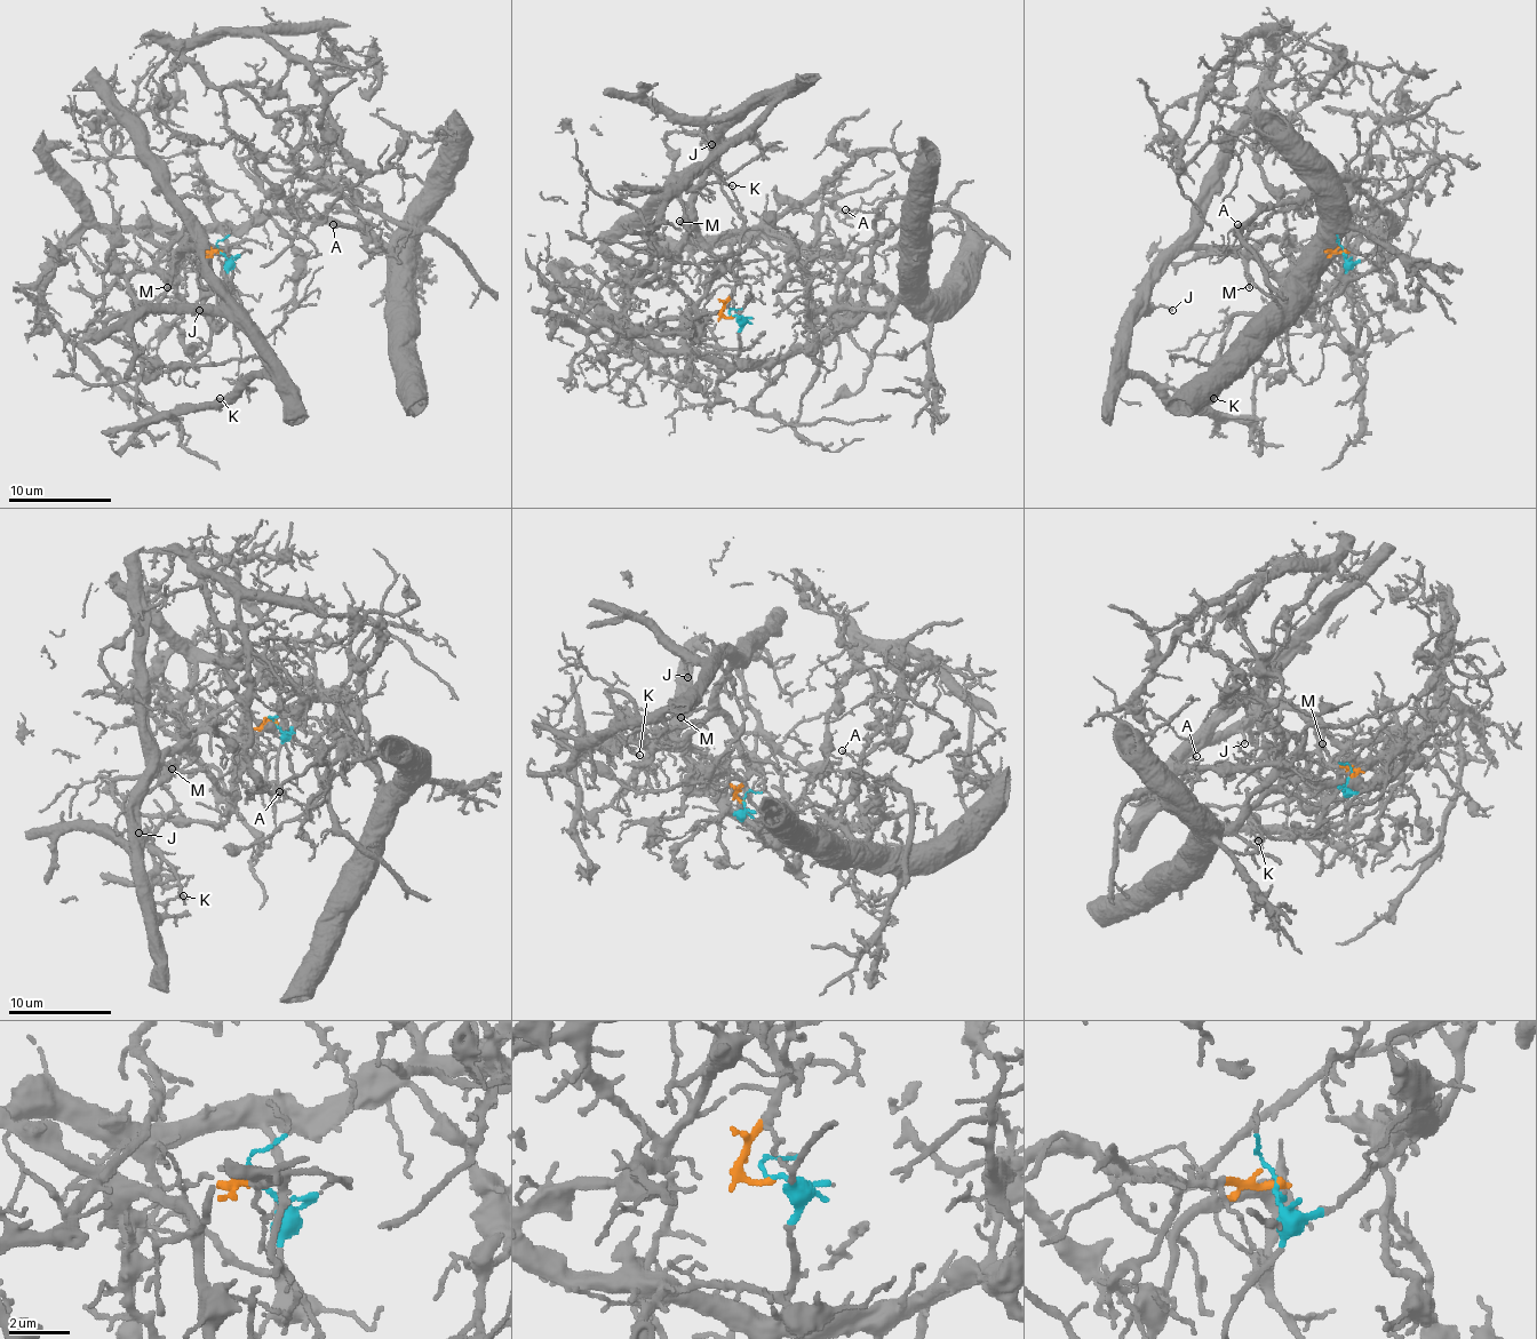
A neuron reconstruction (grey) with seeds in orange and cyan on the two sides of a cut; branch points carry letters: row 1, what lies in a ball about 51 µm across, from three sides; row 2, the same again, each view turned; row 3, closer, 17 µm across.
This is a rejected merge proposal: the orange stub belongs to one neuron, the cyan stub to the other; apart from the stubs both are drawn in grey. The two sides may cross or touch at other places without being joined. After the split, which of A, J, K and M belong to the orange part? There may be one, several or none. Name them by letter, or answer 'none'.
J, K, M

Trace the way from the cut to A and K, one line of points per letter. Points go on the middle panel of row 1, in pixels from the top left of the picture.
A: (731, 315), (741, 320), (738, 364), (807, 351), (844, 320), (893, 224), (844, 209)
K: (731, 318), (733, 271), (692, 206), (713, 144), (777, 97), (710, 162), (733, 185)

